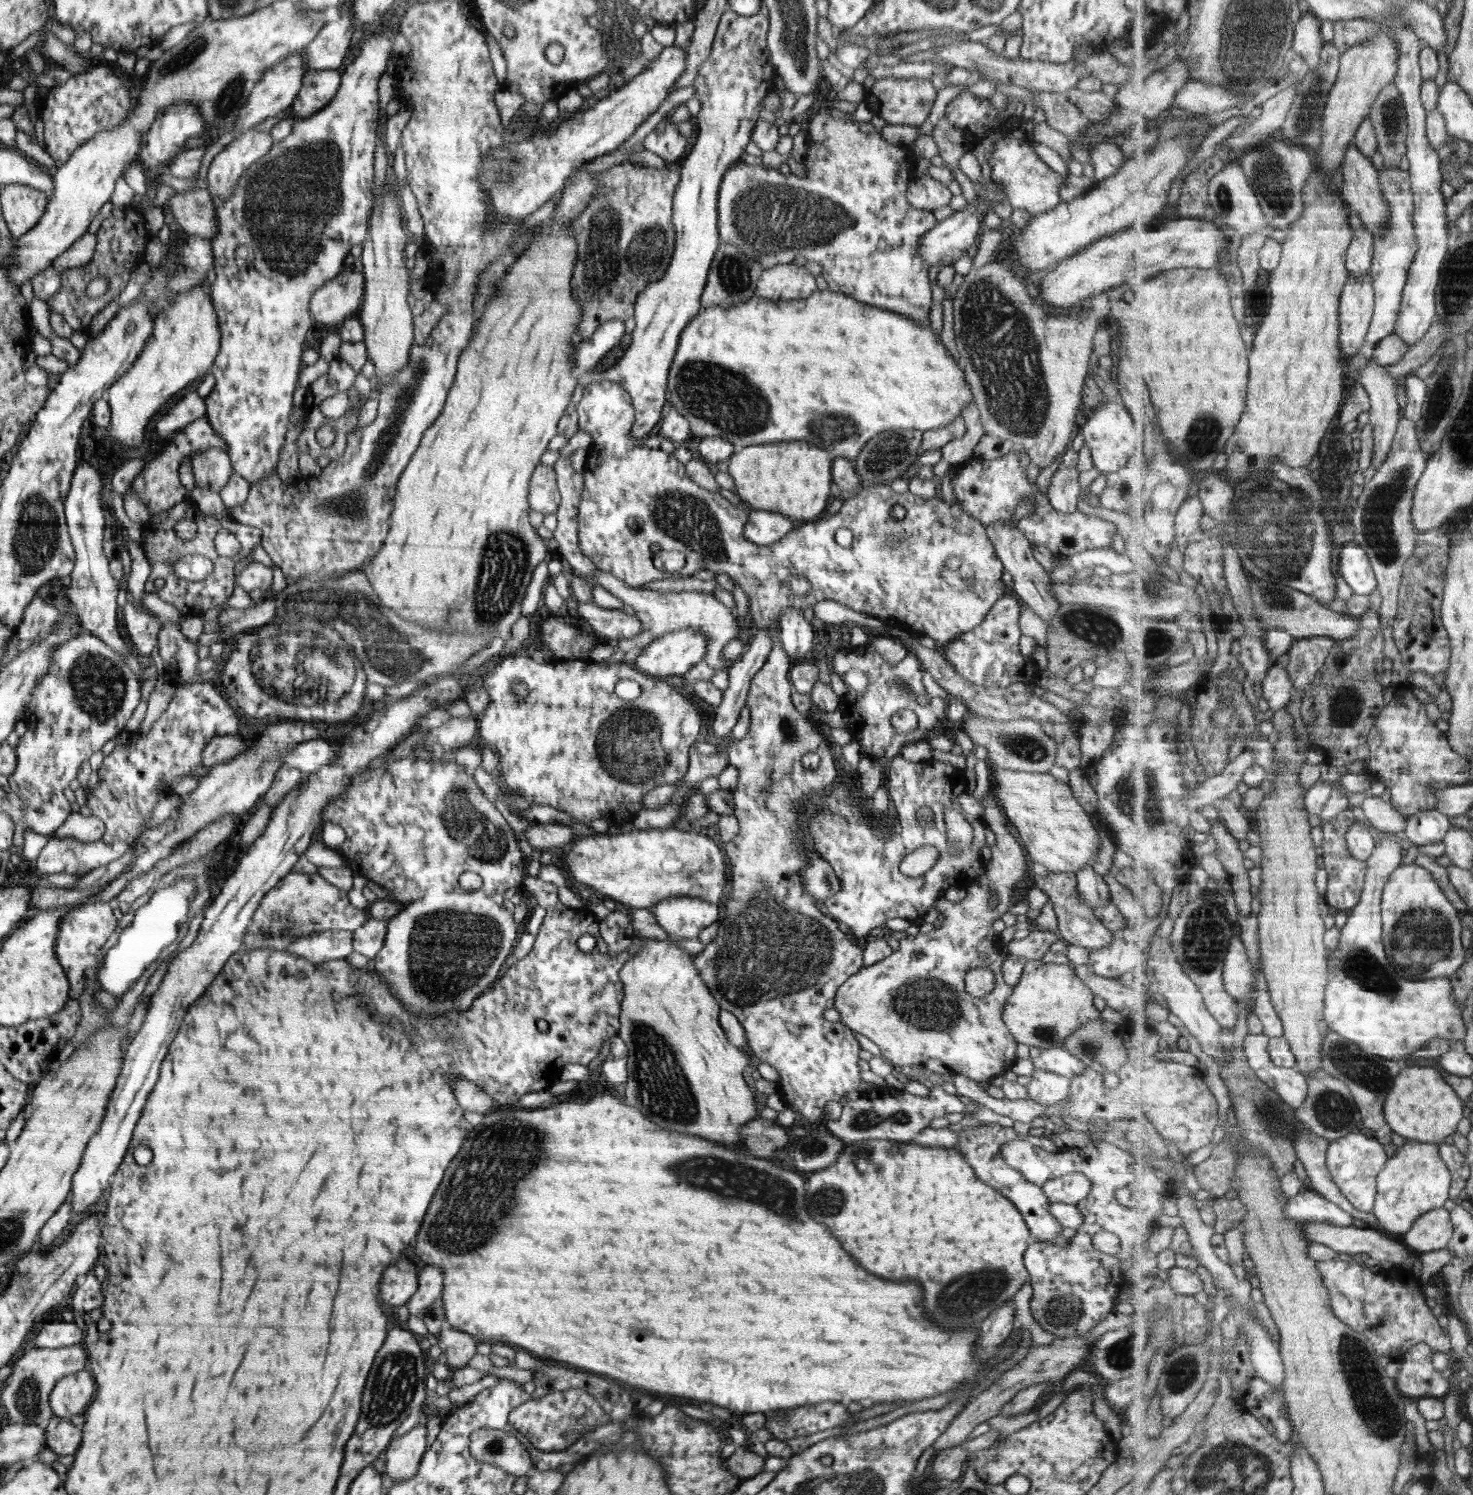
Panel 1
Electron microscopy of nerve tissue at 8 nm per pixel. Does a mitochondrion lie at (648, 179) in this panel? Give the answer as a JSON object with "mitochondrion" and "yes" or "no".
{"mitochondrion":"no"}

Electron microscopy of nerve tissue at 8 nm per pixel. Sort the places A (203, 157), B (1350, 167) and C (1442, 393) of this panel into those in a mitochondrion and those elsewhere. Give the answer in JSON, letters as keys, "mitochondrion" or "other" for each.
{"A":"other","B":"other","C":"mitochondrion"}

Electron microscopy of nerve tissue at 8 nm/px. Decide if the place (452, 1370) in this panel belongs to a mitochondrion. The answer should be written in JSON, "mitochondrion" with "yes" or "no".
{"mitochondrion":"no"}

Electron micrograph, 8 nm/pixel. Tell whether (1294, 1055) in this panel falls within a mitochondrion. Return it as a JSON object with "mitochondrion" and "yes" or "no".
{"mitochondrion":"no"}

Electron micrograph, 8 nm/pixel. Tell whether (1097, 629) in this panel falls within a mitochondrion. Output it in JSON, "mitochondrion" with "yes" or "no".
{"mitochondrion":"yes"}

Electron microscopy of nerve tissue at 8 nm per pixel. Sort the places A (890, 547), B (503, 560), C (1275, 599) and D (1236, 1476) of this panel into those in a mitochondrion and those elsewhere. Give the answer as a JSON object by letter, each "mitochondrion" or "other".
{"A":"mitochondrion","B":"mitochondrion","C":"mitochondrion","D":"mitochondrion"}

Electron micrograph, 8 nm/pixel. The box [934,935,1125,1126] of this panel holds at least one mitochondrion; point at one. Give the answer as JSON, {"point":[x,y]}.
{"point":[1088,1047]}

